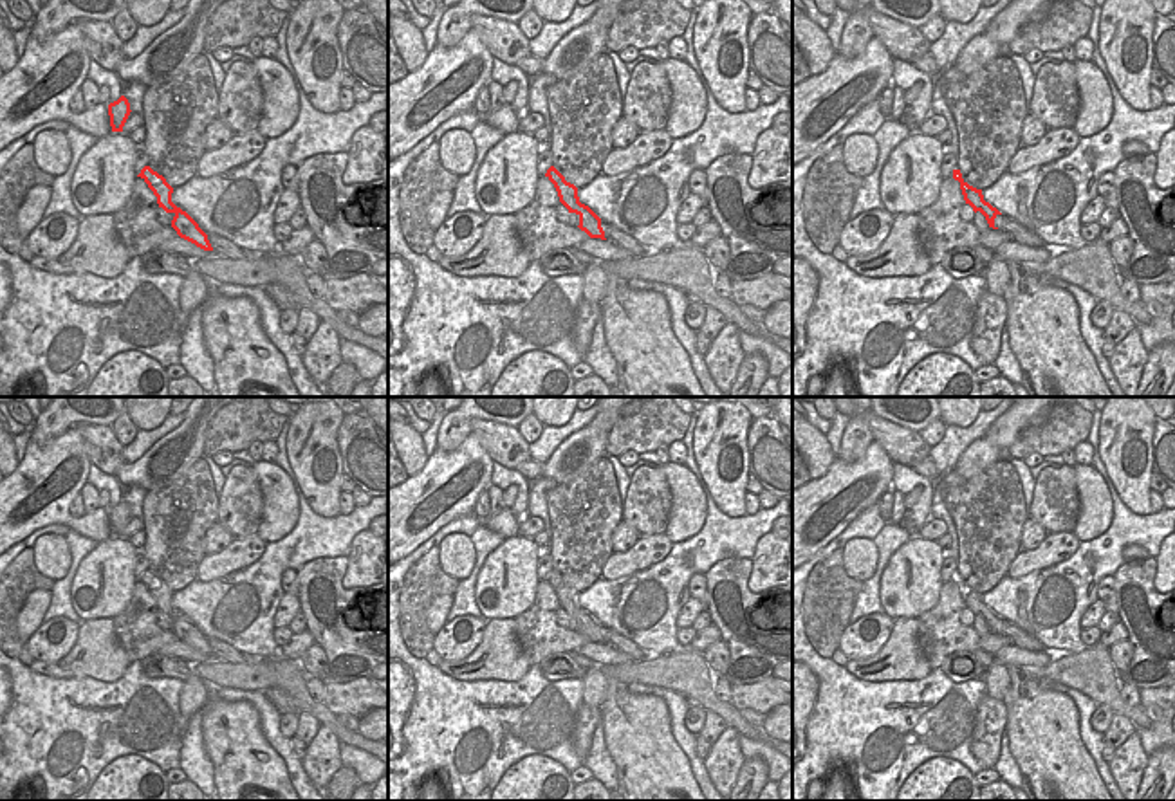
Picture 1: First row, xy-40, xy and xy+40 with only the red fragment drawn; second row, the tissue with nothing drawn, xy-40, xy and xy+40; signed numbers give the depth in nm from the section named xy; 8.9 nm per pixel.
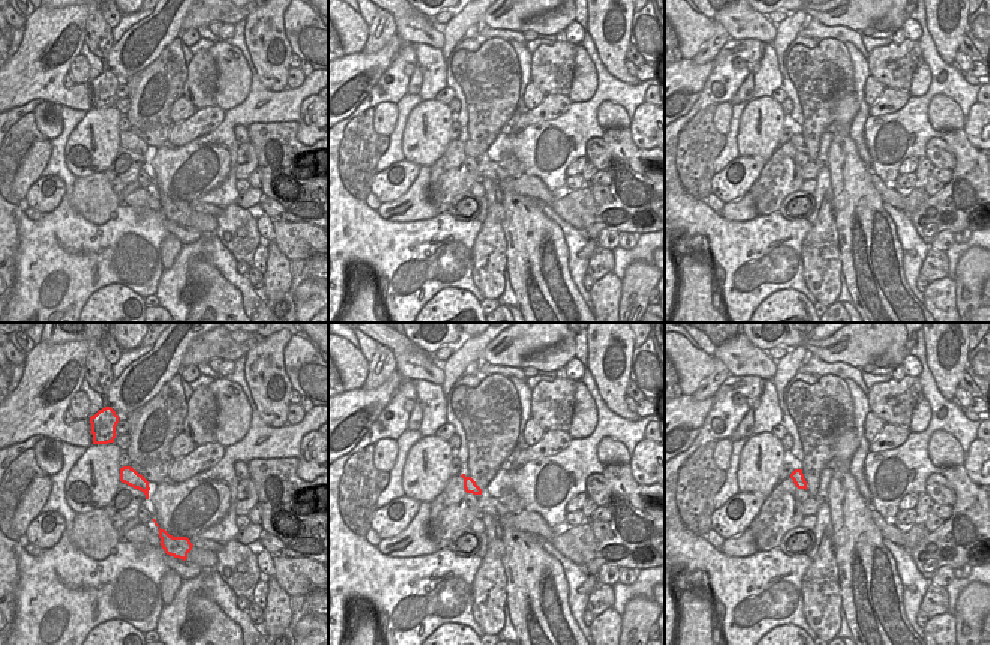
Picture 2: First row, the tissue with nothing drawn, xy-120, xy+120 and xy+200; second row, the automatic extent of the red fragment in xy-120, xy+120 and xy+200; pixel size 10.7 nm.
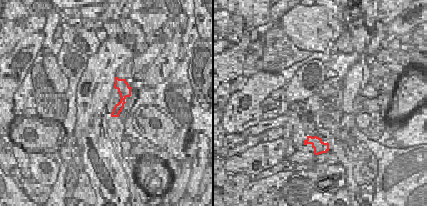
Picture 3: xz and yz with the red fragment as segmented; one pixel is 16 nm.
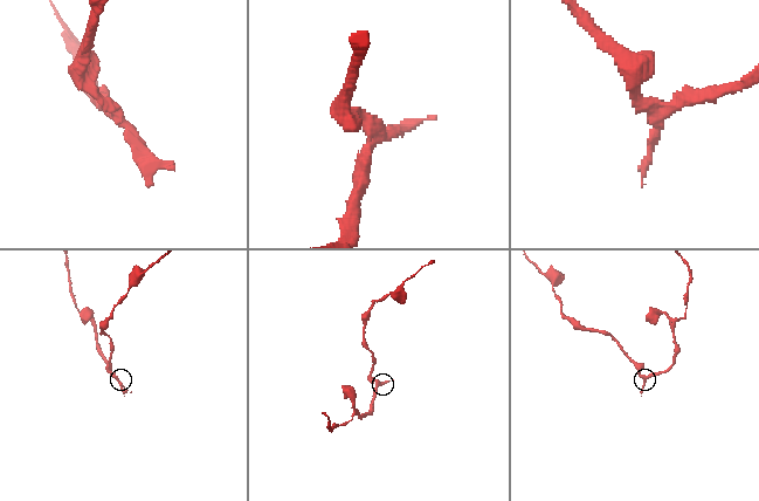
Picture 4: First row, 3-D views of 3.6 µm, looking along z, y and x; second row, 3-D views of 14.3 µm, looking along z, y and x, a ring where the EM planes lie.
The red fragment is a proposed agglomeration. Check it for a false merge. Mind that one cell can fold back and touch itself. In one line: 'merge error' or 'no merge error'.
merge error

